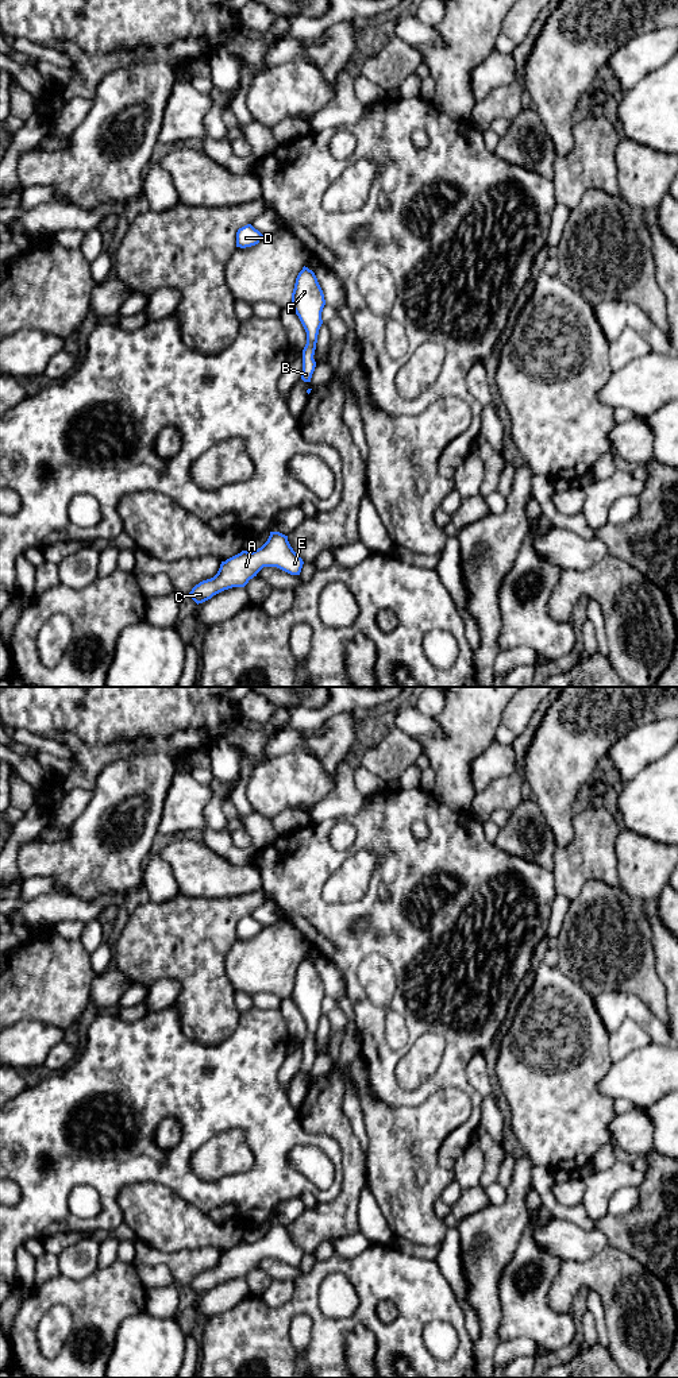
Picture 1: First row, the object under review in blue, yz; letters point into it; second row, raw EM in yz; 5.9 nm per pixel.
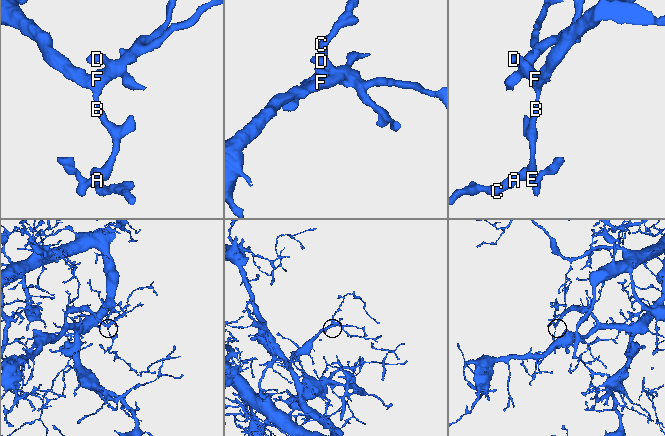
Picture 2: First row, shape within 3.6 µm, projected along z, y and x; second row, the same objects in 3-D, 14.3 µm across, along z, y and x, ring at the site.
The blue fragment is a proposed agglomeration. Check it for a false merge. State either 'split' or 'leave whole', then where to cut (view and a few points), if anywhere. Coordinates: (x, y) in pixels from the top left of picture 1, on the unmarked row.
leave whole; no cut

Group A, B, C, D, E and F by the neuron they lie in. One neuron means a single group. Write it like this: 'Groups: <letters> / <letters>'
Groups: A B C D E F

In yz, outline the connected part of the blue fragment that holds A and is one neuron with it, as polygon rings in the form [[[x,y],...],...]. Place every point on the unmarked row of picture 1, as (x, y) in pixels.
[[[270,1223],[261,1239],[253,1243],[242,1242],[221,1252],[217,1265],[196,1275],[189,1286],[199,1296],[224,1281],[244,1278],[263,1258],[277,1258],[290,1266],[300,1266],[303,1255],[303,1250],[290,1238],[288,1227]]]

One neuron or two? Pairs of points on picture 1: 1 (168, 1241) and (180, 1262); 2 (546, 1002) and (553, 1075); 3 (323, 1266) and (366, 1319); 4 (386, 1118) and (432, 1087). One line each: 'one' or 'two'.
1: two
2: one
3: one
4: two

